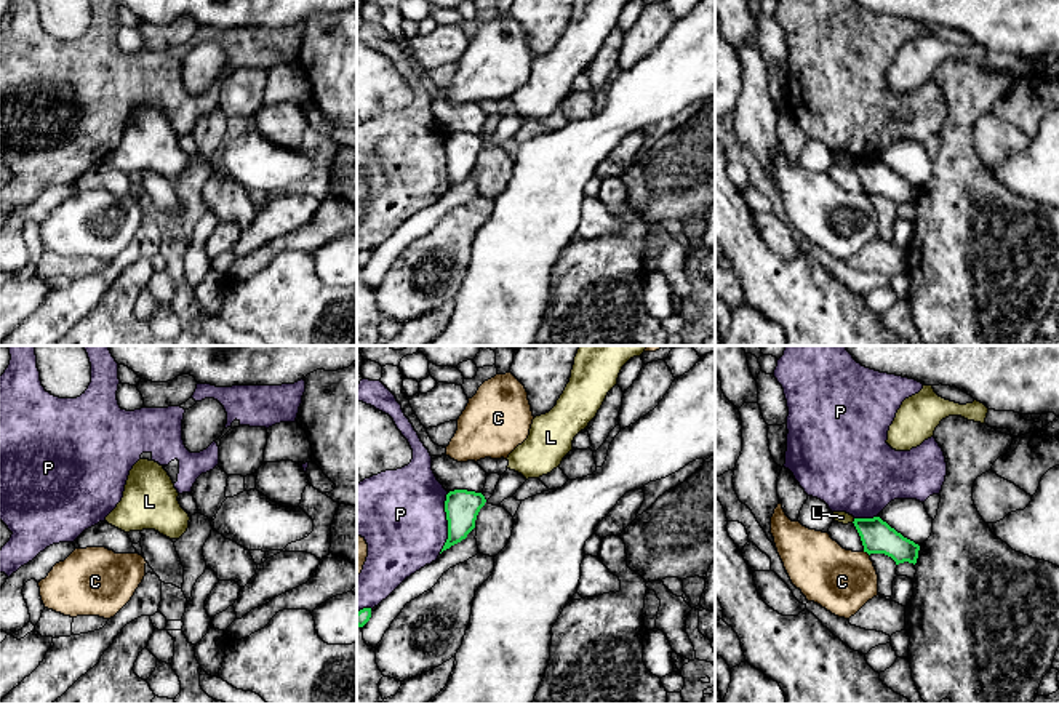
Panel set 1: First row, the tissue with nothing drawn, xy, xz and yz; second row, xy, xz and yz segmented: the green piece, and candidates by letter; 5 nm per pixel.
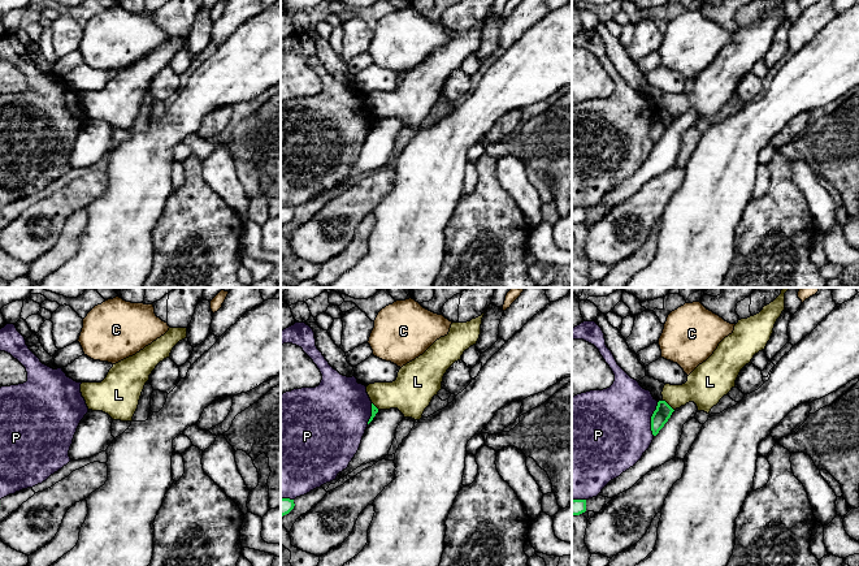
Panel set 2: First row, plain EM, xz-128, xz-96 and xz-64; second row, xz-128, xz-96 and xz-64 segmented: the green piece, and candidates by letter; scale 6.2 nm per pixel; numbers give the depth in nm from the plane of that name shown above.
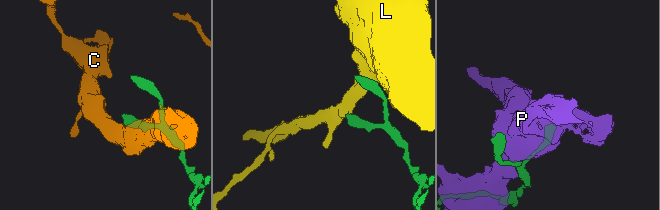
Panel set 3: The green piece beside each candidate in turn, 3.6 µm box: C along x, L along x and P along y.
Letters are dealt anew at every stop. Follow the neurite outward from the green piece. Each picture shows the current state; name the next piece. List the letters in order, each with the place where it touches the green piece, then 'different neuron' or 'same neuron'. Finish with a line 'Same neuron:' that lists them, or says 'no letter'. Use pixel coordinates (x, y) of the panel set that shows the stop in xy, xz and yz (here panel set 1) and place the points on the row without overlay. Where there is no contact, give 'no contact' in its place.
C: yz (866, 192) | different neuron
L: yz (855, 162) | different neuron
P: xz (448, 165) | different neuron
Same neuron: no letter

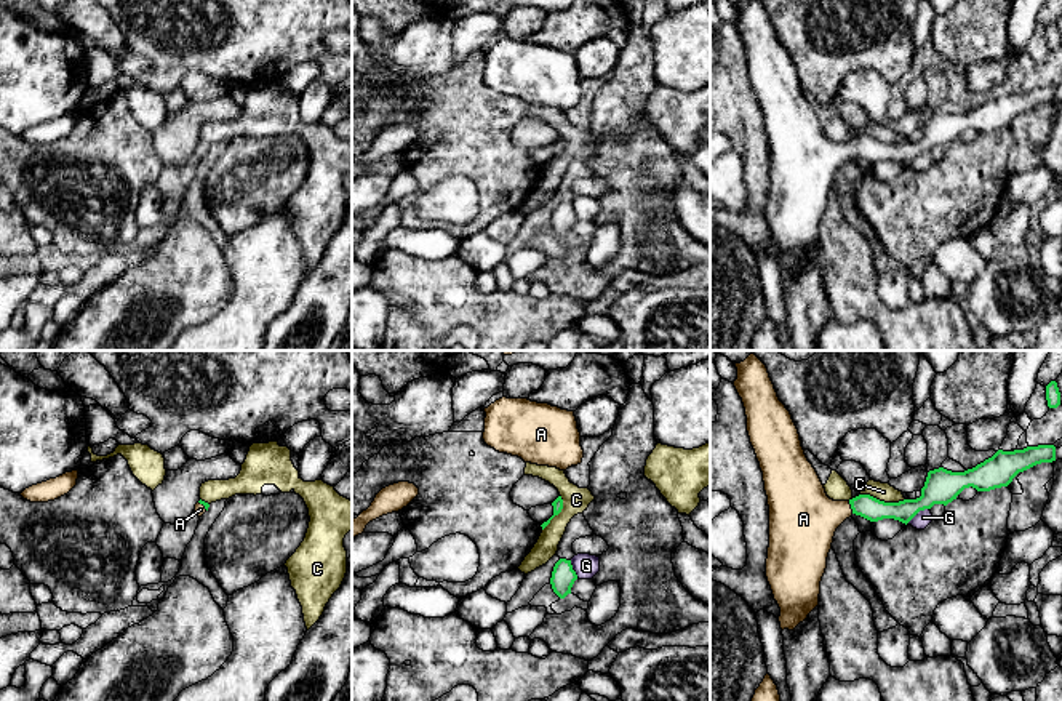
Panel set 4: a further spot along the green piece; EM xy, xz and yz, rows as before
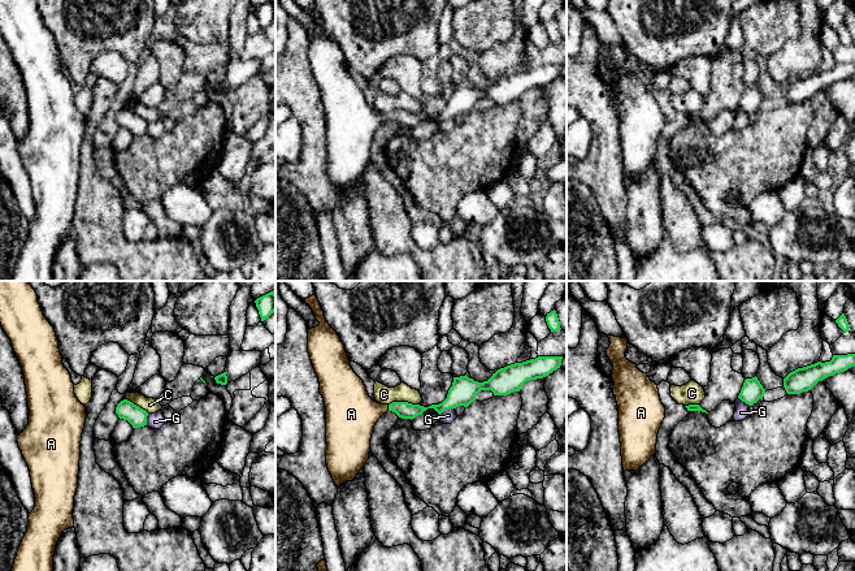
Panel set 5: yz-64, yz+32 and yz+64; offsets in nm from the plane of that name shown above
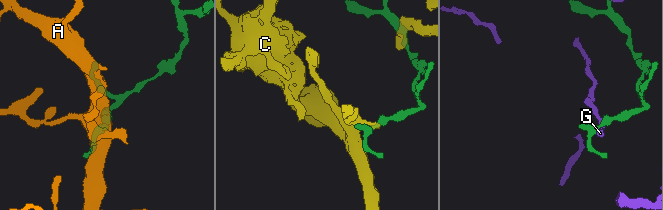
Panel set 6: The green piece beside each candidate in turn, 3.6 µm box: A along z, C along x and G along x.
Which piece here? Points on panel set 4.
A: yz (851, 149) | same neuron
C: yz (883, 143) | different neuron
G: yz (917, 154) | different neuron
Same neuron: A

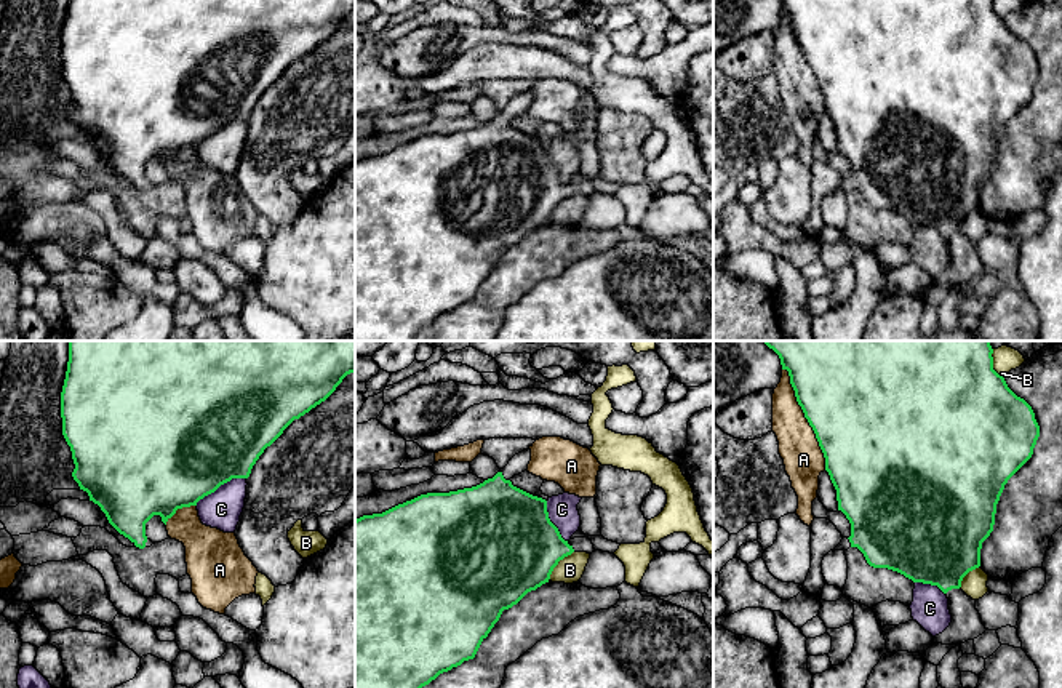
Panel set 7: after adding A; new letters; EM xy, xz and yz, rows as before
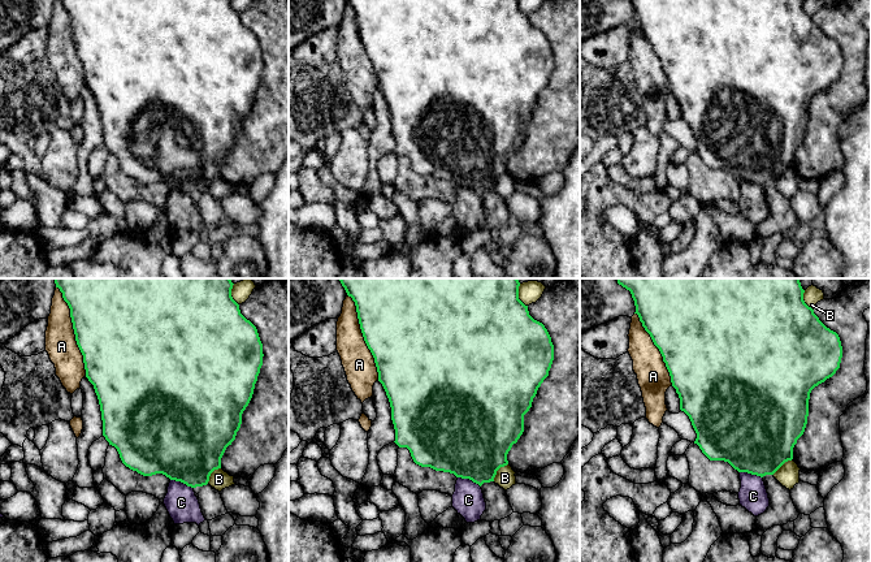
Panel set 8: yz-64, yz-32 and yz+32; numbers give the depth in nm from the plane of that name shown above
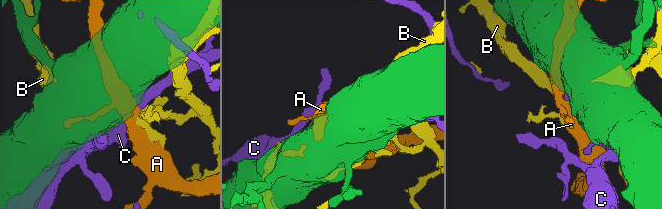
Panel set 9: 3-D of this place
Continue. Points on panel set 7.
A: yz (805, 58) | different neuron
B: xz (557, 205) | different neuron
C: xy (219, 127) | different neuron
Same neuron: no letter

